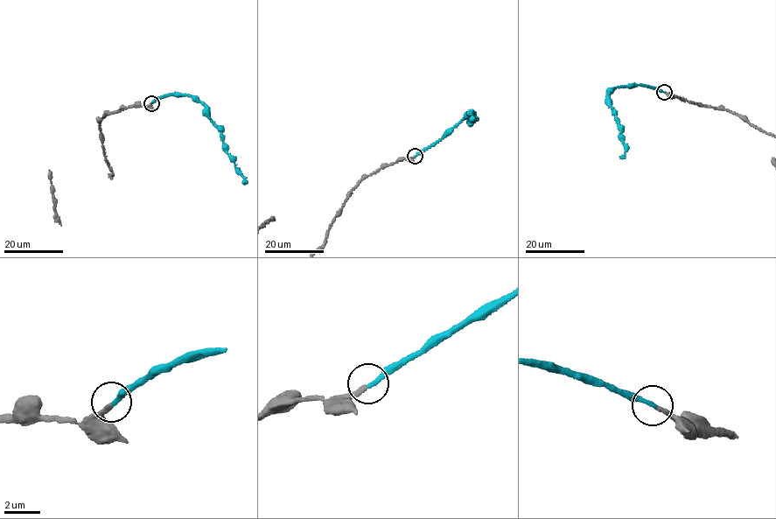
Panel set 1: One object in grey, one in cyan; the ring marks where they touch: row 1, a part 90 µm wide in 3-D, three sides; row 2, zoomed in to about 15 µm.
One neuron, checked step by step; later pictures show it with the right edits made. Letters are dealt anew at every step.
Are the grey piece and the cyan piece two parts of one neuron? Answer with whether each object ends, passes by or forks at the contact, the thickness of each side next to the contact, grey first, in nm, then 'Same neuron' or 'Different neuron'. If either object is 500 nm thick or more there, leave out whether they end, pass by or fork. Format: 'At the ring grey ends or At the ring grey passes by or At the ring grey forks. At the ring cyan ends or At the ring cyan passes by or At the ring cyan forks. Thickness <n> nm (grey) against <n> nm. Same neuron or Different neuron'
At the ring grey ends. At the ring cyan ends. Thickness 260 nm (grey) against 260 nm. Same neuron

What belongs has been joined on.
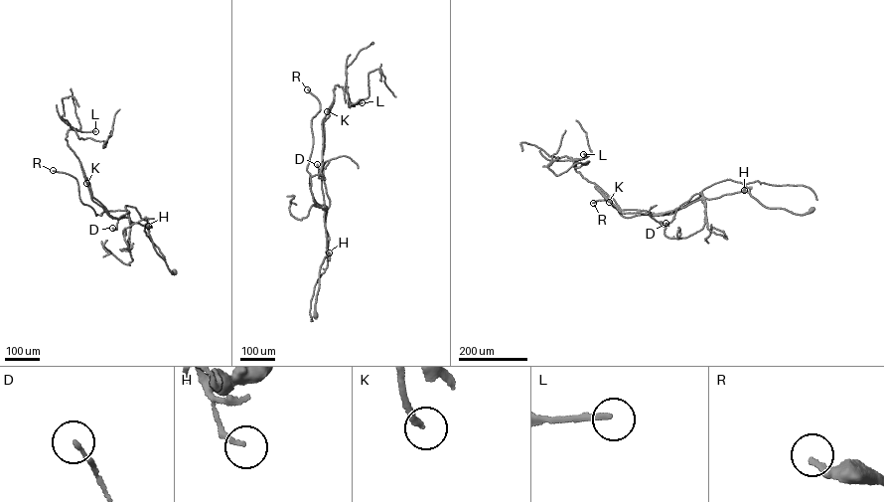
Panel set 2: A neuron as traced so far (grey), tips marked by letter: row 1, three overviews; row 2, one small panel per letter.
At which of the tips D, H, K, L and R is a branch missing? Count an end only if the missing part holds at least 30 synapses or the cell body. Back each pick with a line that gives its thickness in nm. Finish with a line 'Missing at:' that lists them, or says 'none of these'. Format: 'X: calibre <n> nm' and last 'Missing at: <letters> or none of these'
L: calibre 200 nm
R: calibre 280 nm
Missing at: L, R

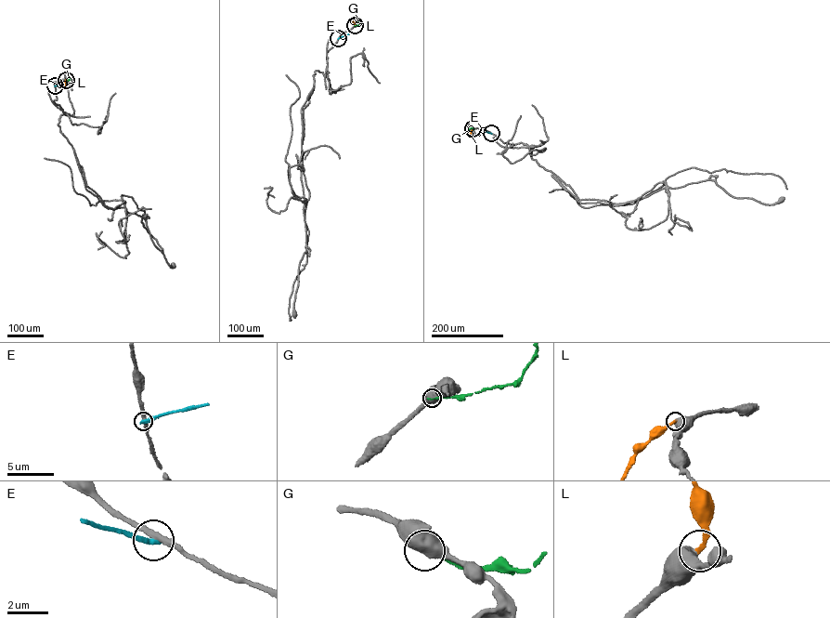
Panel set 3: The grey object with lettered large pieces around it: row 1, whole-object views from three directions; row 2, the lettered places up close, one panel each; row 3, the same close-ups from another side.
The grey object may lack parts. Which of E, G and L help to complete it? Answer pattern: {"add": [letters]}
{"add": ["L"]}

